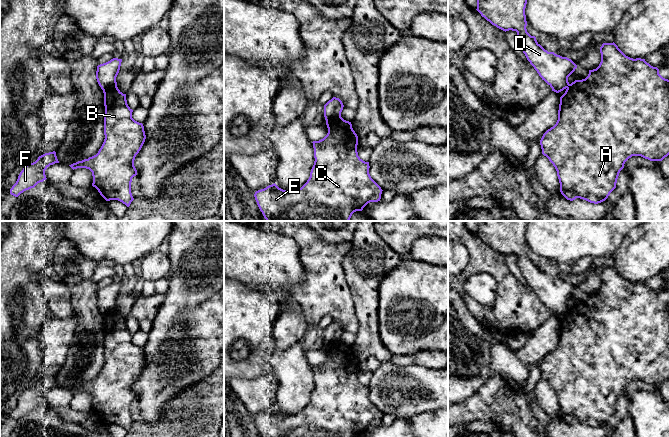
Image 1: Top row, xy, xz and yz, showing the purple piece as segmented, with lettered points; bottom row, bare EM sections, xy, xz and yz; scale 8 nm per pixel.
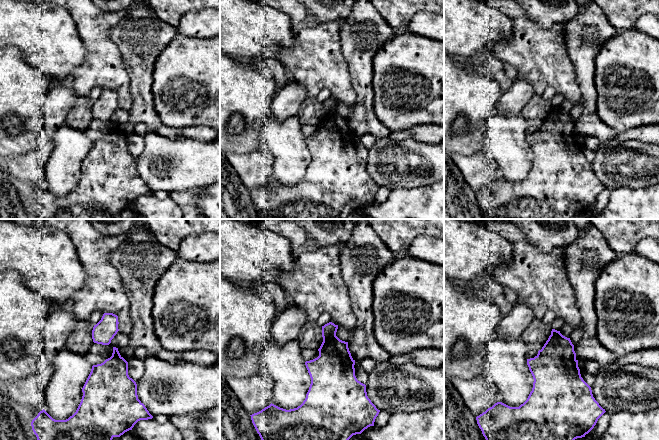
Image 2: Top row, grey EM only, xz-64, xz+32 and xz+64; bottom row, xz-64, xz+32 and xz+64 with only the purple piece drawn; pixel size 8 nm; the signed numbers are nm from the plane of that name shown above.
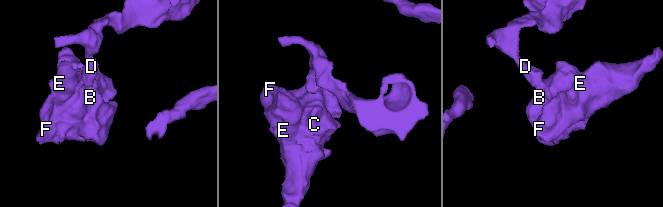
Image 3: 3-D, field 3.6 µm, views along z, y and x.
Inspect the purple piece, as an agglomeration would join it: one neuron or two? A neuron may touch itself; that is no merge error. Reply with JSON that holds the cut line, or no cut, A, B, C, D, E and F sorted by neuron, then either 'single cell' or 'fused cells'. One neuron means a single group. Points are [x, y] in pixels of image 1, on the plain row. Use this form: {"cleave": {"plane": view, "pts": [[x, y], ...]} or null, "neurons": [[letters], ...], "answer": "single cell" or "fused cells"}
{"cleave": {"plane": "xz", "pts": [[340, 340], [326, 346]]}, "neurons": [["A", "B", "C", "E", "F"], ["D"]], "answer": "fused cells"}

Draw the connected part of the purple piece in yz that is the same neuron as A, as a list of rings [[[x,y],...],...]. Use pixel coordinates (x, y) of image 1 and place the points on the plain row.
[[[614,266],[603,267],[600,271],[600,277],[601,286],[599,290],[596,293],[589,294],[585,303],[572,306],[560,321],[558,344],[553,351],[543,358],[540,364],[542,378],[549,383],[557,395],[561,418],[570,425],[580,422],[594,428],[605,425],[616,412],[619,397],[624,392],[625,386],[632,380],[641,380],[650,385],[662,385],[669,379],[669,304],[663,302],[659,298],[659,293],[651,290],[645,283],[633,283],[626,280]]]

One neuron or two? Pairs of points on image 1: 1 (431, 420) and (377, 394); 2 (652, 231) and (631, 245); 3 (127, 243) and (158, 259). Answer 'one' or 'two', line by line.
1: two
2: one
3: two

